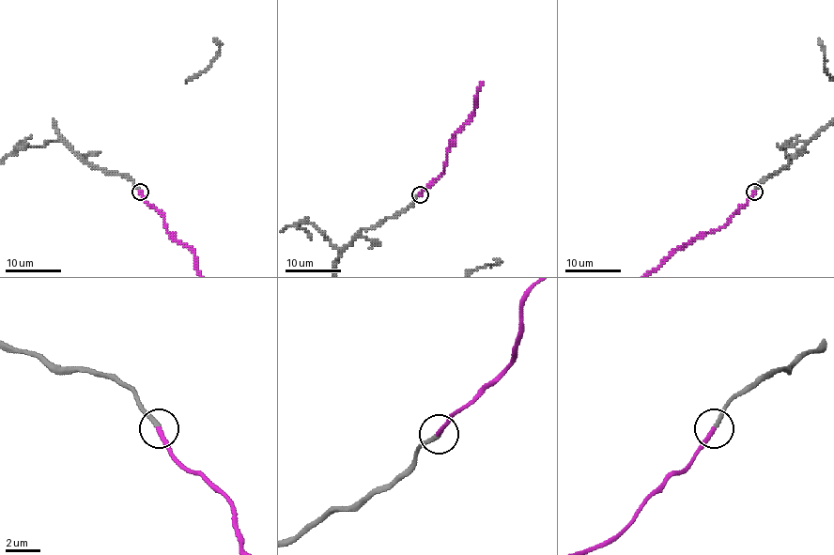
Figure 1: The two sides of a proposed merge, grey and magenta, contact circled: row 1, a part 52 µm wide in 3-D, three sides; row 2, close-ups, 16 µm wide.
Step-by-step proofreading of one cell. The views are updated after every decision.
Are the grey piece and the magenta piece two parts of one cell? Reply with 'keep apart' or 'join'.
join

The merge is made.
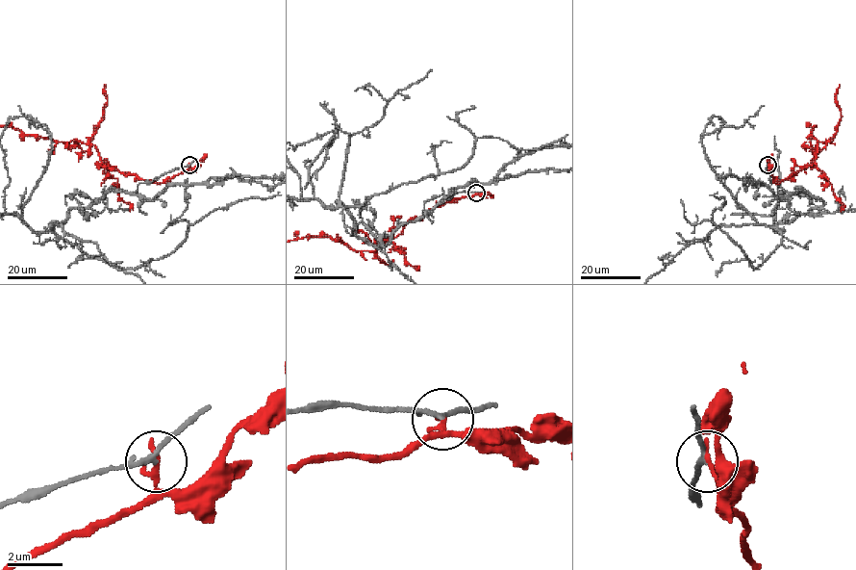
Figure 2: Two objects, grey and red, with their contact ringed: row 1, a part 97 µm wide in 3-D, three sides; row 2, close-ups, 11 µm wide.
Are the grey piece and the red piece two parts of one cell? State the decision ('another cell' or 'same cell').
another cell

